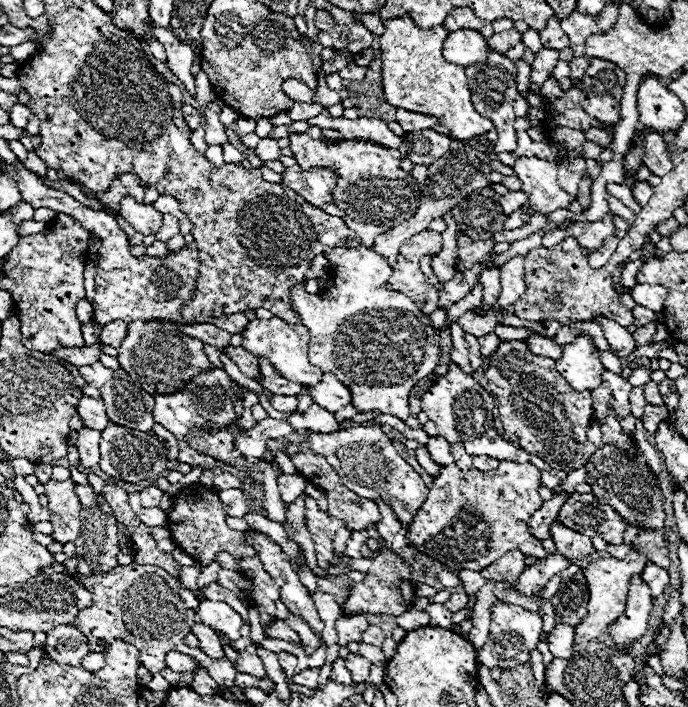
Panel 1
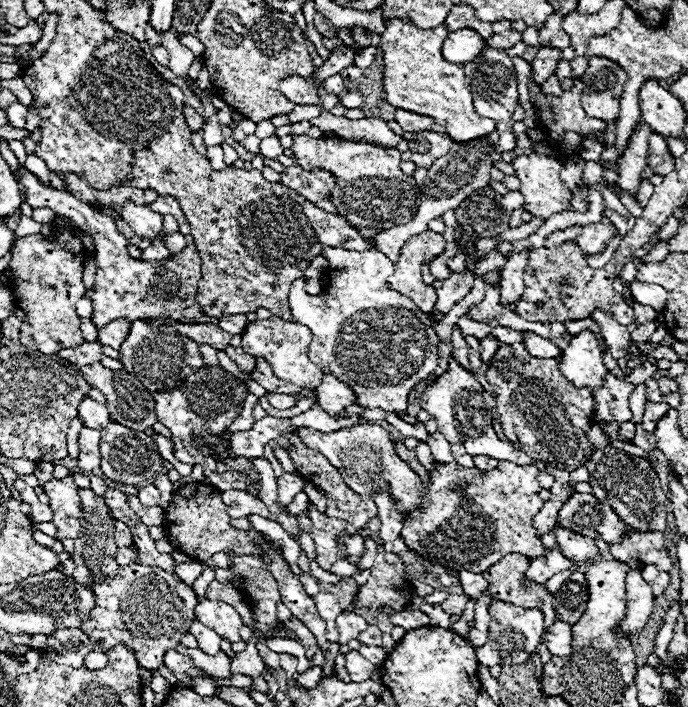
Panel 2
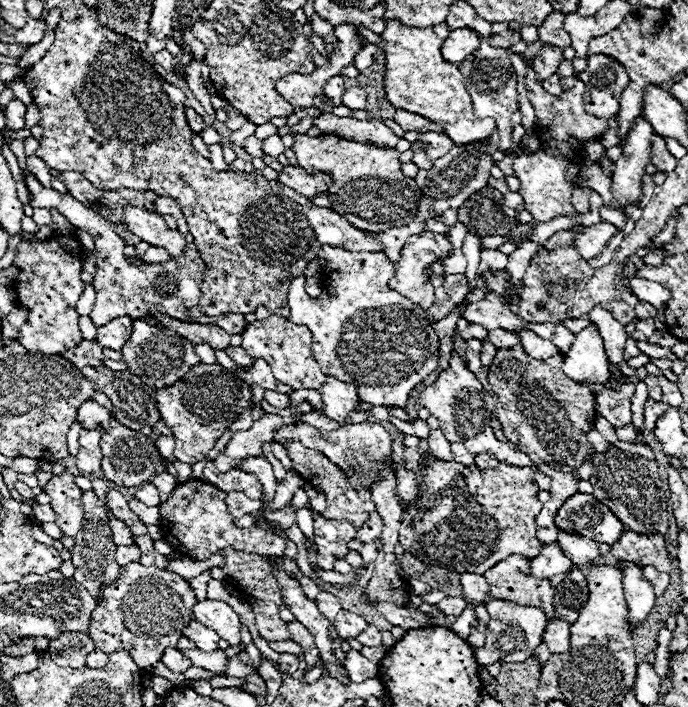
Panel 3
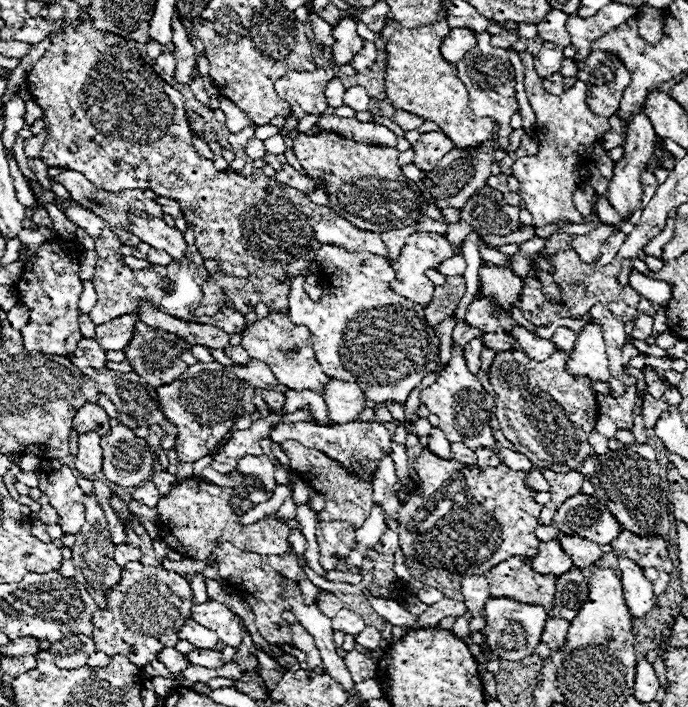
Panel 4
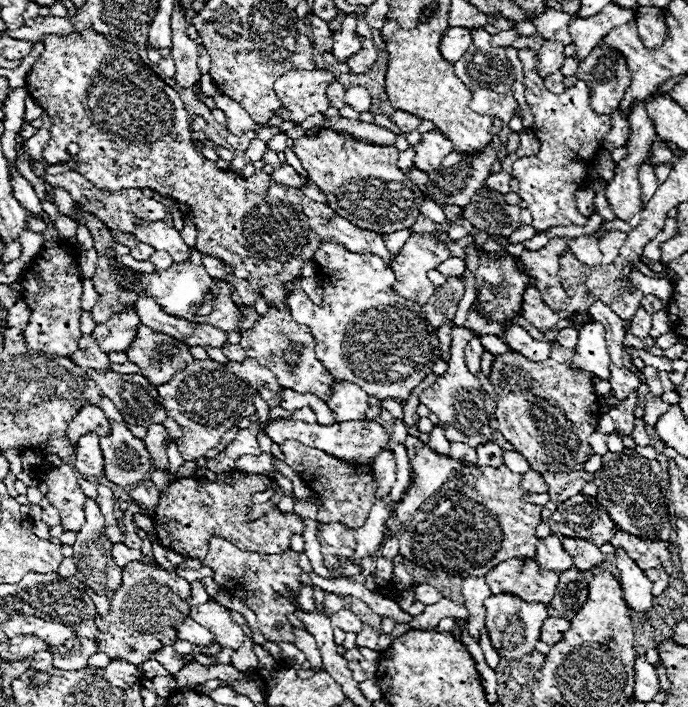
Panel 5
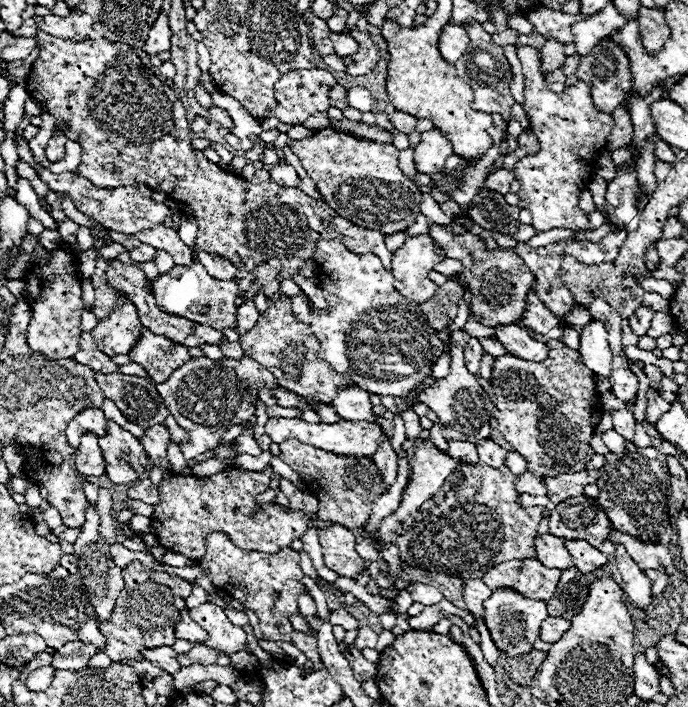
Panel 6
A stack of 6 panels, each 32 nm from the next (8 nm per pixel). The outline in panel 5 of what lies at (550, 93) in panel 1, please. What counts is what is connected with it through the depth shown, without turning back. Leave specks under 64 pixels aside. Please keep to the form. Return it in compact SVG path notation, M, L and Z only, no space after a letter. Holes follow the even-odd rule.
M558 70L558 72L550 74L550 76L546 76L546 78L544 78L544 84L546 84L546 88L548 88L550 92L554 92L554 94L562 94L562 92L564 92L564 84L562 84L562 80L564 80L564 76L562 76L560 70Z

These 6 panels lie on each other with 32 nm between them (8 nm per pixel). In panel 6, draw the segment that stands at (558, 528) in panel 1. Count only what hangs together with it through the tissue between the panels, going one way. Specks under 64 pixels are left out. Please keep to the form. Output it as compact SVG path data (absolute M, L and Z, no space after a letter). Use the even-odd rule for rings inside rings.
M564 540L564 544L566 550L574 556L574 566L584 574L594 572L608 562L608 556L602 554L598 548L586 544L586 540Z

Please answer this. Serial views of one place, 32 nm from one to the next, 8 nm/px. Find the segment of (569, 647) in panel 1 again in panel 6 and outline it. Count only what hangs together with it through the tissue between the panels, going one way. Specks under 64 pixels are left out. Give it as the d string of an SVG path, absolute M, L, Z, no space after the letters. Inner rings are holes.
M548 616L548 618L542 622L540 638L542 638L544 642L548 642L548 644L556 644L568 628L570 628L570 620L556 618L556 616Z

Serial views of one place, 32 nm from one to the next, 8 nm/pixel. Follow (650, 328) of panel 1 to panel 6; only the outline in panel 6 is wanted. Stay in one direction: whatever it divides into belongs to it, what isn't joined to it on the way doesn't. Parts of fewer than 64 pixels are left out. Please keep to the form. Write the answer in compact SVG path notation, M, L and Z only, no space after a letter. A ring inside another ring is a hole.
M640 306L640 308L630 316L630 320L628 320L632 332L634 332L636 336L646 336L646 332L648 332L648 328L650 328L650 322L652 322L652 316L654 316L654 312L652 312L650 308Z

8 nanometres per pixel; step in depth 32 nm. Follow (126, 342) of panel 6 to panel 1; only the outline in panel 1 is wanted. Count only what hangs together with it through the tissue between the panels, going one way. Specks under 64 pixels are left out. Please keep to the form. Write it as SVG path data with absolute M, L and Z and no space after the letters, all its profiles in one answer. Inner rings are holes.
M114 320L102 328L102 344L120 348L120 342L126 338L126 334L128 334L128 324L122 320Z

